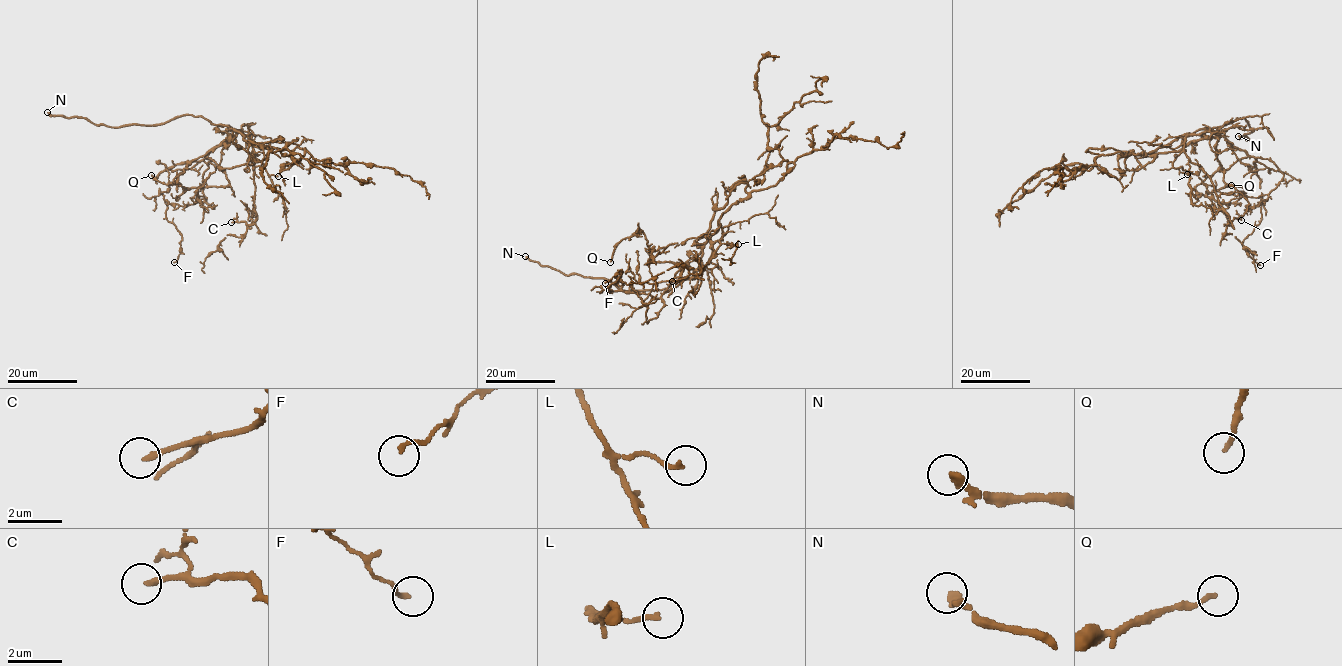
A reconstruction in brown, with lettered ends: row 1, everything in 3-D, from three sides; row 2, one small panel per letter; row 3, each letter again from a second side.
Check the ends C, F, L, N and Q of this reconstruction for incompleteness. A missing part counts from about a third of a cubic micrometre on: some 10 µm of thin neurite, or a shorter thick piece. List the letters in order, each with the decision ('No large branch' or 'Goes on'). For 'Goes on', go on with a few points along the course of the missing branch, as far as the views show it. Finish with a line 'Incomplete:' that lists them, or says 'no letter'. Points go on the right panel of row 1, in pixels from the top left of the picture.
C: Goes on
F: No large branch
L: No large branch
N: Goes on
Q: No large branch
Incomplete: C, N

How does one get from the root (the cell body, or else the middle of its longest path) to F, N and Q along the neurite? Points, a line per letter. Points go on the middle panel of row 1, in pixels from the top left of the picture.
F: (731, 207), (711, 237), (709, 261), (696, 276), (678, 281), (658, 298), (608, 291), (621, 270), (605, 283)
N: (731, 207), (699, 253), (686, 262), (676, 282), (662, 289), (622, 291), (603, 278), (564, 275), (525, 256)
Q: (731, 207), (748, 195), (745, 183), (715, 212), (697, 268), (656, 262), (641, 232), (619, 241), (610, 262)

